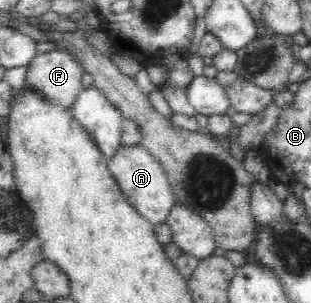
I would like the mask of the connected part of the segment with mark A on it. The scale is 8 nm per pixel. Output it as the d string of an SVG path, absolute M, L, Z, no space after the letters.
M119 145L115 155L108 159L108 171L131 205L153 225L166 222L167 214L176 202L166 172L145 146Z

